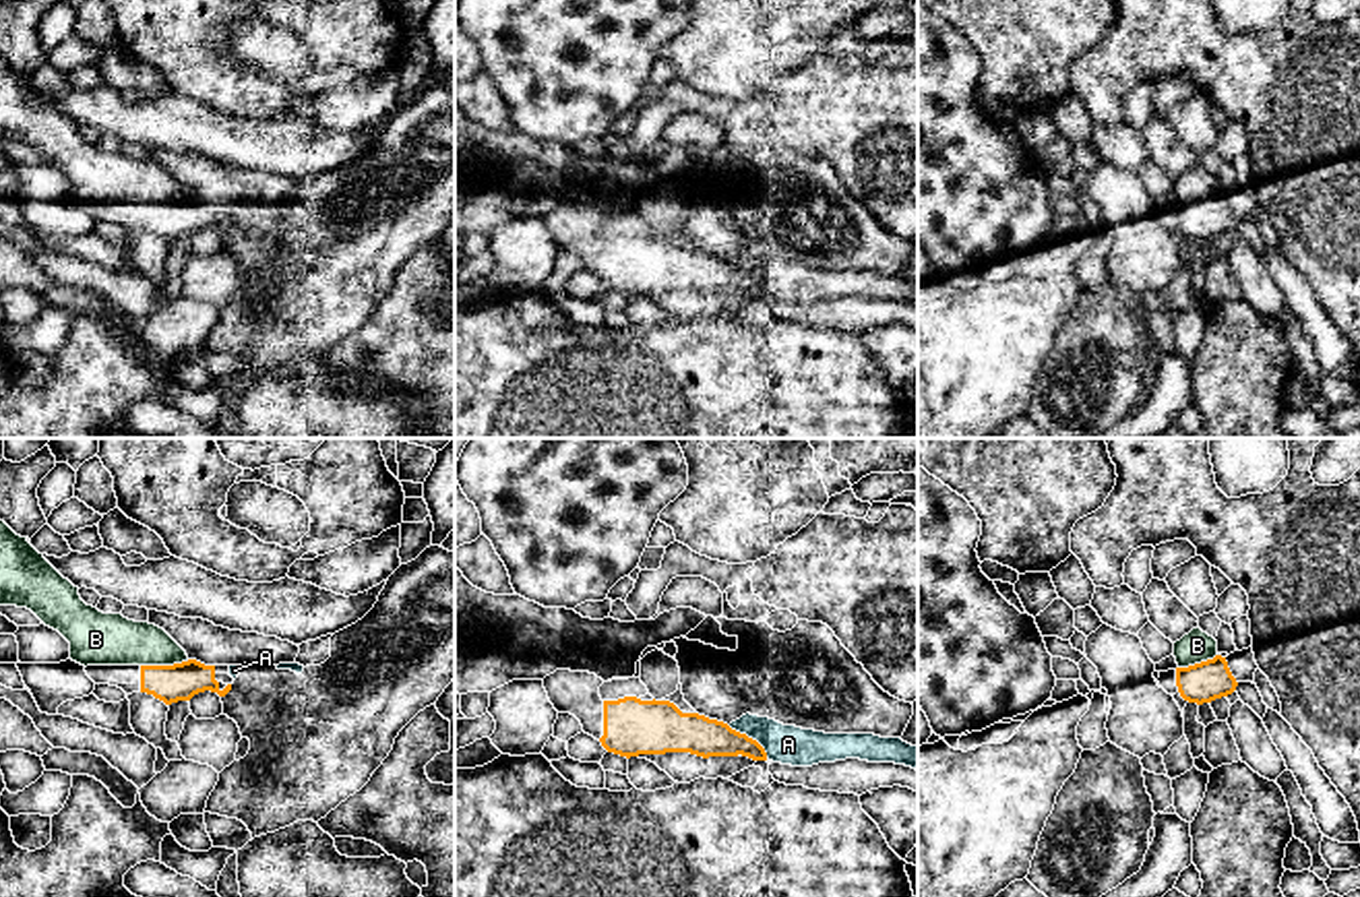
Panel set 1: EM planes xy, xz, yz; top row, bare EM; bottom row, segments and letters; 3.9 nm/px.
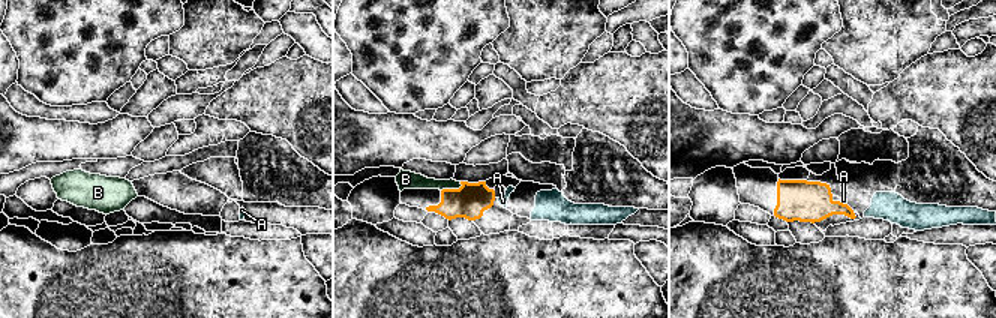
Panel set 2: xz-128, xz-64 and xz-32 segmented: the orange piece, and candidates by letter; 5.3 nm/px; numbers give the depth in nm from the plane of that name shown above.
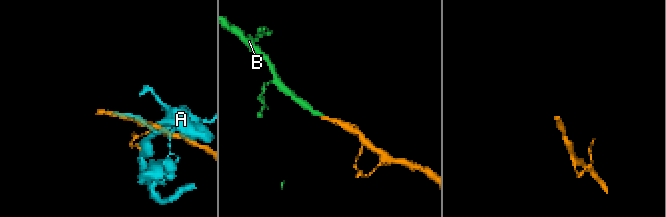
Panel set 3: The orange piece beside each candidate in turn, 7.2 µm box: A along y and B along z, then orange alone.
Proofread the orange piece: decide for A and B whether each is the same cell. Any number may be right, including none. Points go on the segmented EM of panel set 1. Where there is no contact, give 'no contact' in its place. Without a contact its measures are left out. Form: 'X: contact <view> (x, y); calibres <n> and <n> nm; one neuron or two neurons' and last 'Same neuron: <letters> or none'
A: contact xz (751, 738); calibres 160 and 160 nm; two neurons
B: contact xy (164, 666); calibres 140 and 200 nm; one neuron
Same neuron: B

